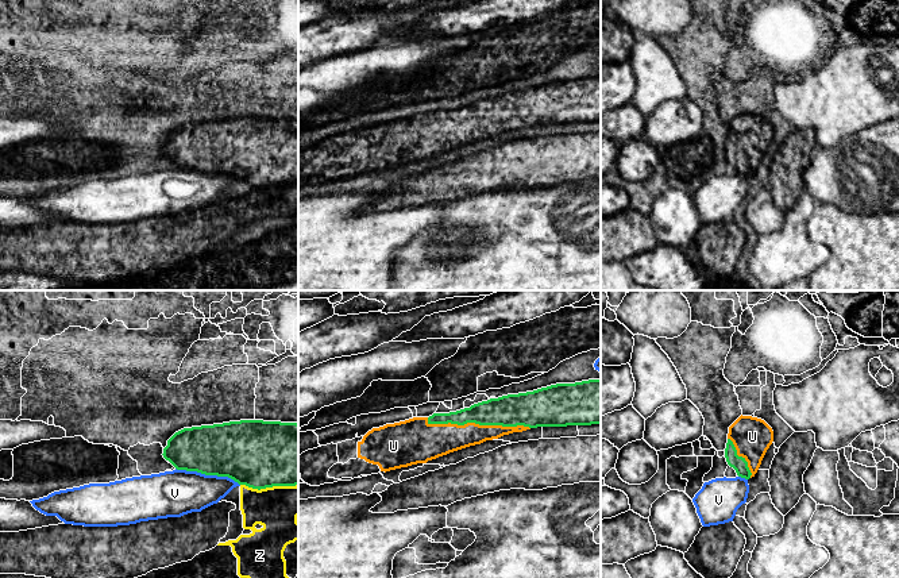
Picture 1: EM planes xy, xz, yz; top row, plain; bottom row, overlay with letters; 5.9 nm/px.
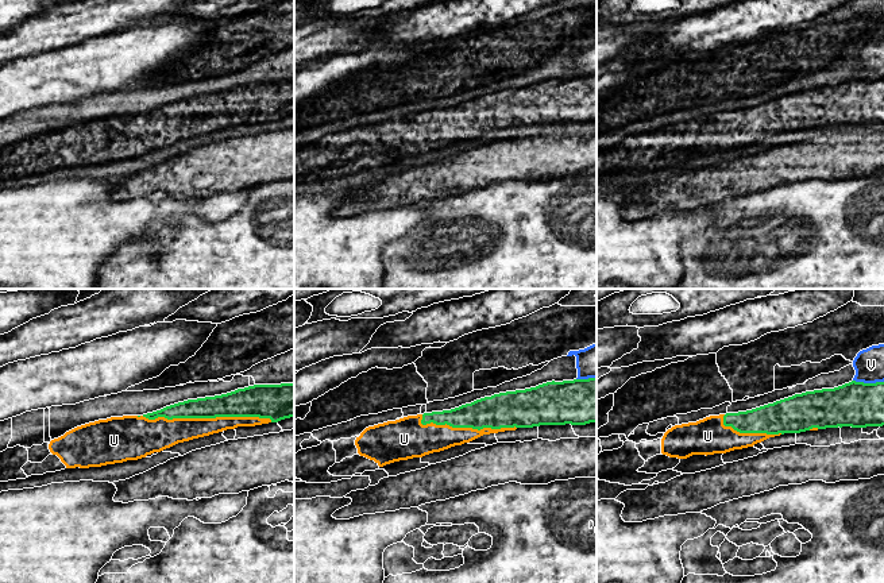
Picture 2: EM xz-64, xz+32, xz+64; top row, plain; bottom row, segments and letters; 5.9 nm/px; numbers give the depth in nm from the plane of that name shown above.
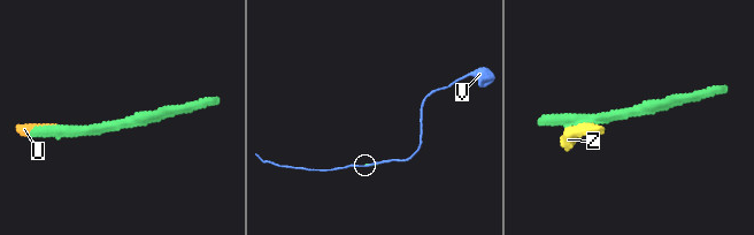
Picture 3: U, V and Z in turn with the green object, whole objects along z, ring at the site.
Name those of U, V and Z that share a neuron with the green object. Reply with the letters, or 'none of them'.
U

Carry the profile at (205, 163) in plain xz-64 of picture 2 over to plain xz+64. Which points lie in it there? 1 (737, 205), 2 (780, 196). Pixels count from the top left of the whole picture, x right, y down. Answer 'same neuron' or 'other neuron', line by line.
1: other neuron
2: other neuron

